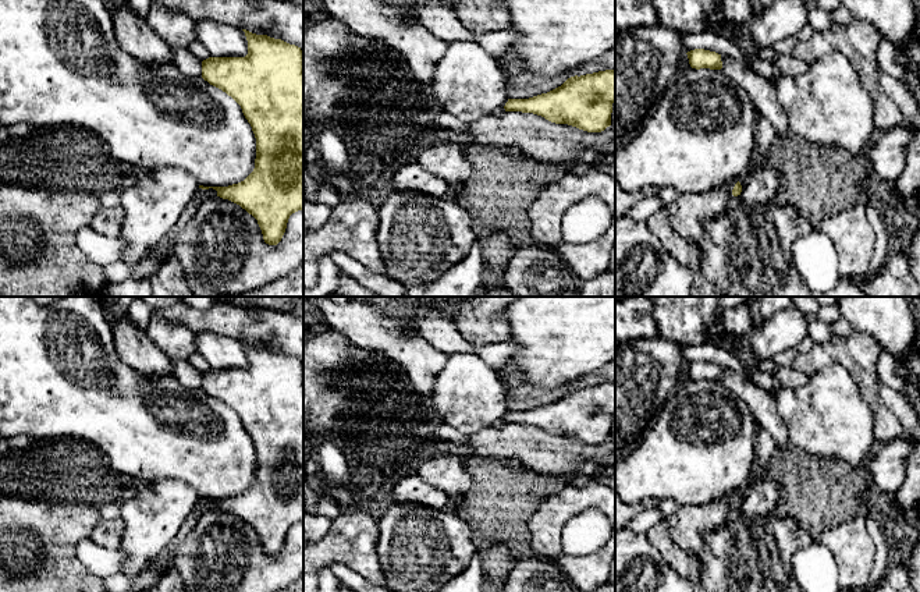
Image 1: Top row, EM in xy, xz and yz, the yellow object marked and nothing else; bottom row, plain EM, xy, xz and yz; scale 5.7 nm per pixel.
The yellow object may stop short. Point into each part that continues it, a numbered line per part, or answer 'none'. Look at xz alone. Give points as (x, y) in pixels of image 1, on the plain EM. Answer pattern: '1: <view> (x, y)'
none

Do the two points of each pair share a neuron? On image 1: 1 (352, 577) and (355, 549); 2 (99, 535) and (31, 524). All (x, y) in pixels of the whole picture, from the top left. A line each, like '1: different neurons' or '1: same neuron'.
1: different neurons
2: different neurons

